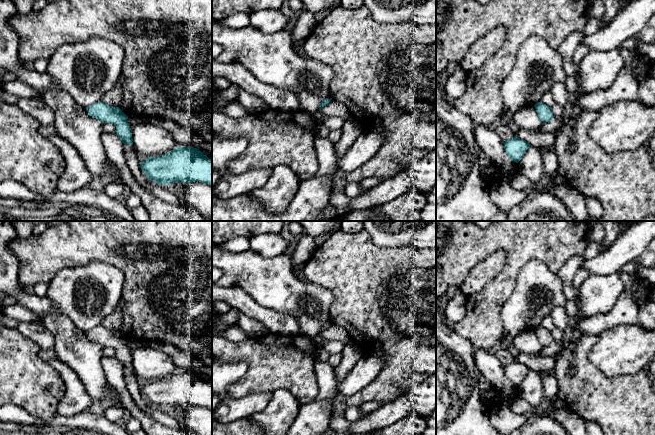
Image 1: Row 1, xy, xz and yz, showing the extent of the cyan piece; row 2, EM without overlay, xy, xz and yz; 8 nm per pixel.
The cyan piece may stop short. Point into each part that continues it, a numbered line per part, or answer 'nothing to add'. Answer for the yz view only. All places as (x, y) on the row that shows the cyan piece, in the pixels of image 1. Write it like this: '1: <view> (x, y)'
nothing to add

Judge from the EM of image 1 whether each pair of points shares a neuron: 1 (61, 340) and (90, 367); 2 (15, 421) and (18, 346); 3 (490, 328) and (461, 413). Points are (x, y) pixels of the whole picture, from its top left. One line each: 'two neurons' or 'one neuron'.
1: one neuron
2: two neurons
3: two neurons

